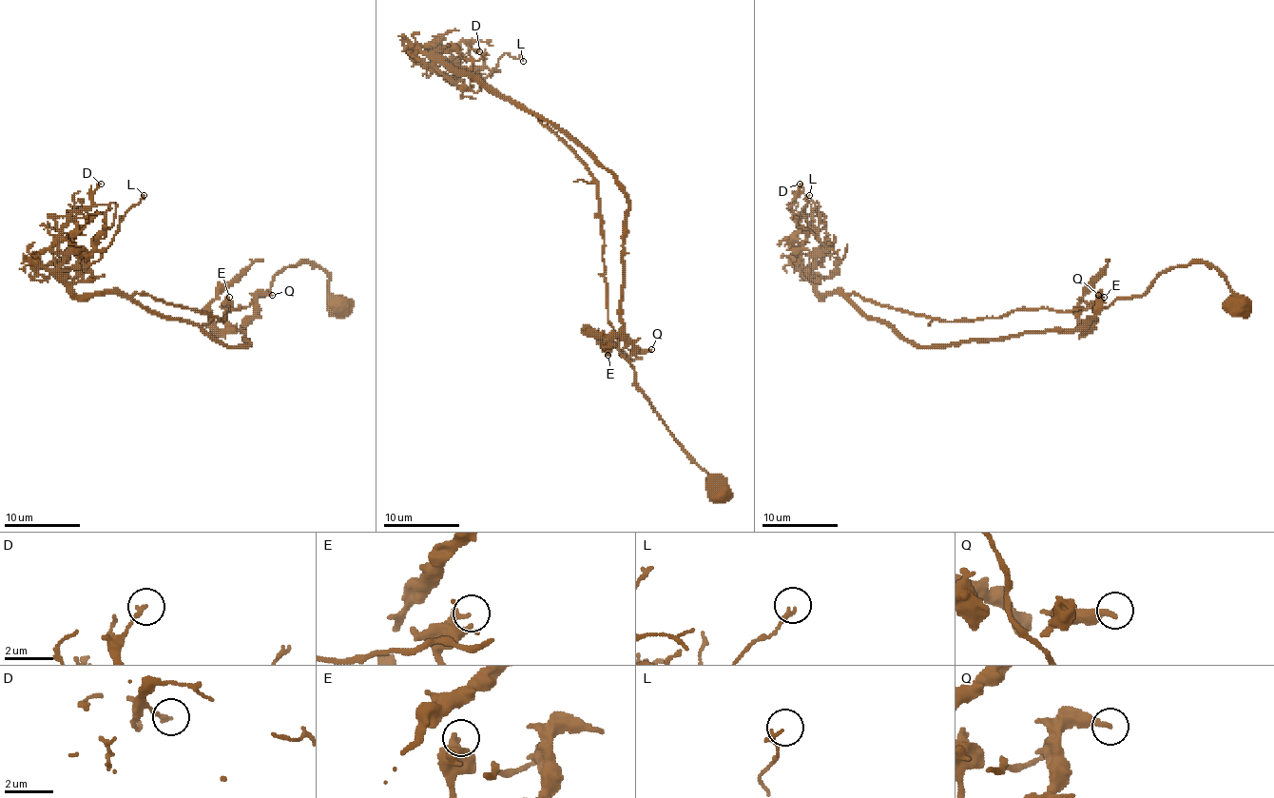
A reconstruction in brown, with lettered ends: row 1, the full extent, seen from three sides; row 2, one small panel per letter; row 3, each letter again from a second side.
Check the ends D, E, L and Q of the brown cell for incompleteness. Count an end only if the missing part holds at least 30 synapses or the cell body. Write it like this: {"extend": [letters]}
{"extend": []}

